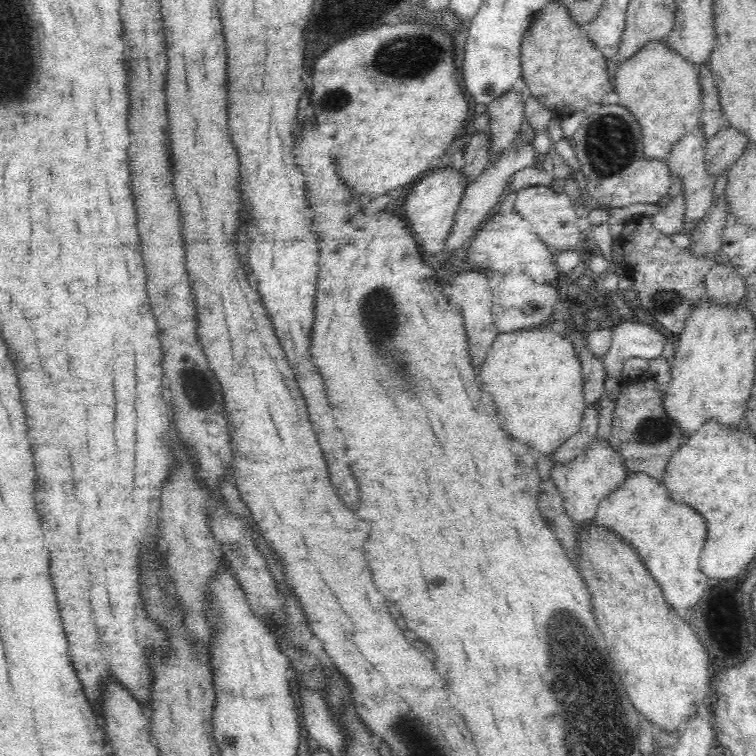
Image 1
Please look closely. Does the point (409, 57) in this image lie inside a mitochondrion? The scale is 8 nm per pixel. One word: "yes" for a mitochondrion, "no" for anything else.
yes

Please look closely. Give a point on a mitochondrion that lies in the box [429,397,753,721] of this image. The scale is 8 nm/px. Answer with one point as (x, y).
(558, 630)

